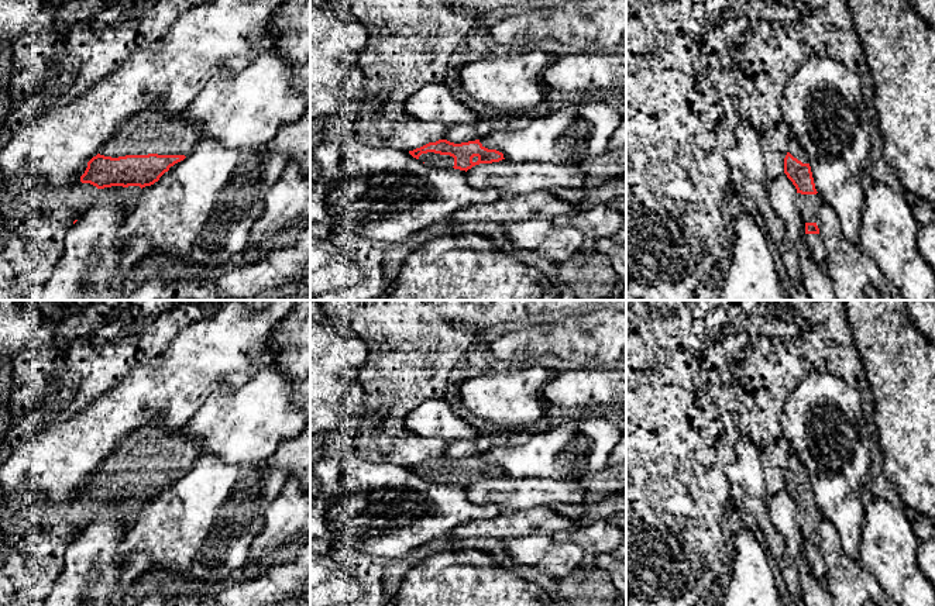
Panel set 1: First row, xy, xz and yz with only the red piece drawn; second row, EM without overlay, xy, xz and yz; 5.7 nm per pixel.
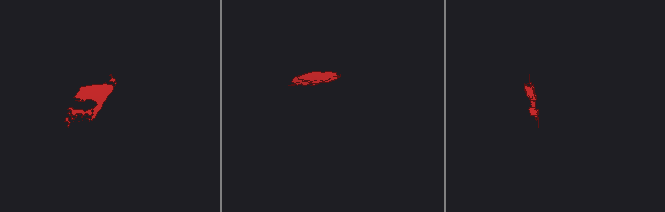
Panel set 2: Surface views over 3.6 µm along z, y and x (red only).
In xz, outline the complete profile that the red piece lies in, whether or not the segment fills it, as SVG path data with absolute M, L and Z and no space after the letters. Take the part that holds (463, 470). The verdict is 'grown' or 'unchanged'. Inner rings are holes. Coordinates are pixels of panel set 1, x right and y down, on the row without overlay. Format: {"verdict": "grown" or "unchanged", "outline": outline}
{"verdict": "grown", "outline": "M439 455L409 466L409 469L427 482L454 483L465 488L479 479L505 475L502 468L485 464L479 455L461 459Z"}

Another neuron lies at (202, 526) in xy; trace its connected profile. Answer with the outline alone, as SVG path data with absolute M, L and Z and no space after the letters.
M200 455L193 468L175 479L158 497L142 503L138 520L127 530L118 545L114 567L131 565L135 555L149 555L151 569L161 579L165 574L199 579L220 581L250 562L250 550L264 527L268 507L281 496L289 478L283 469L264 464L228 465L213 455Z

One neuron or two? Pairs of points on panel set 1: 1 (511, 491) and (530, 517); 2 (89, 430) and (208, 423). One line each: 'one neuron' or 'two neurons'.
1: two neurons
2: two neurons

